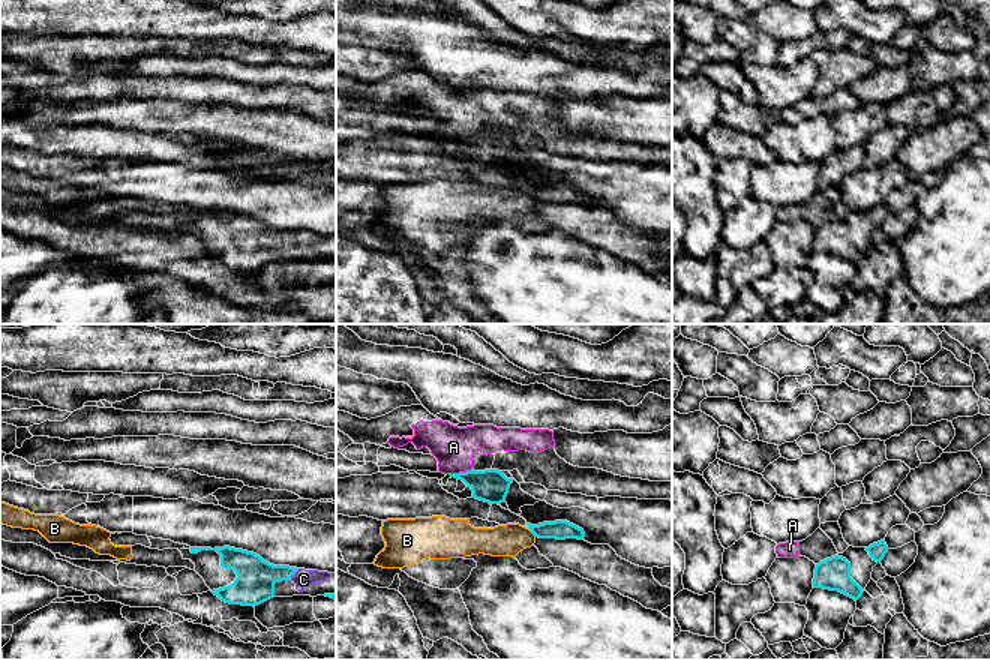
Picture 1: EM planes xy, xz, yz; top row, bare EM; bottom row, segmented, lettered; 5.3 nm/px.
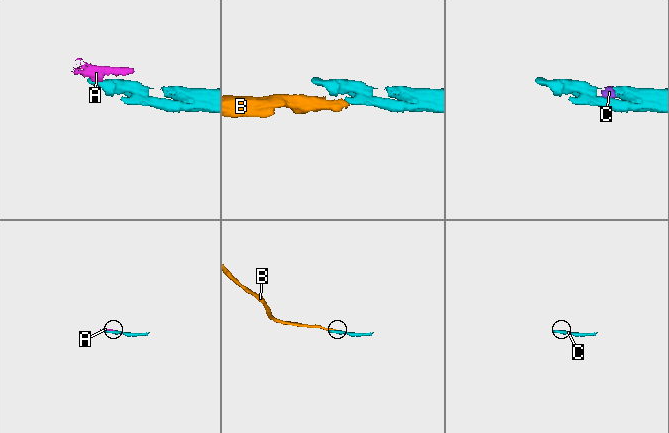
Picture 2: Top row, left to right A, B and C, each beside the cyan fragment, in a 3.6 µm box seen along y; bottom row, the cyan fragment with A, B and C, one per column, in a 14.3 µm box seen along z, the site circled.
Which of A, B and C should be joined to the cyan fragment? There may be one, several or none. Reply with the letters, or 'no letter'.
C

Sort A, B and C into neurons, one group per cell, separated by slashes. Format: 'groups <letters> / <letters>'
groups A / B / C

